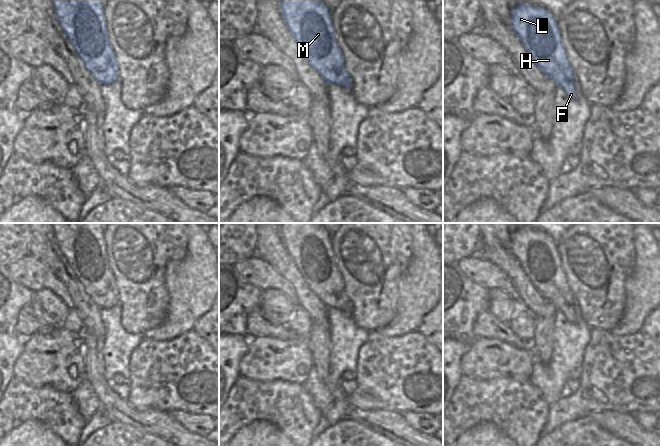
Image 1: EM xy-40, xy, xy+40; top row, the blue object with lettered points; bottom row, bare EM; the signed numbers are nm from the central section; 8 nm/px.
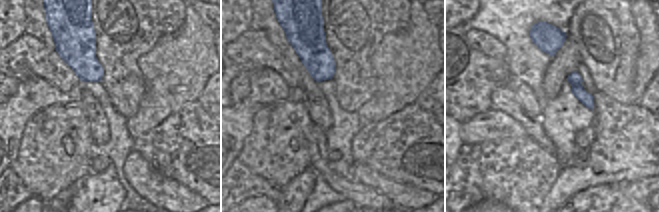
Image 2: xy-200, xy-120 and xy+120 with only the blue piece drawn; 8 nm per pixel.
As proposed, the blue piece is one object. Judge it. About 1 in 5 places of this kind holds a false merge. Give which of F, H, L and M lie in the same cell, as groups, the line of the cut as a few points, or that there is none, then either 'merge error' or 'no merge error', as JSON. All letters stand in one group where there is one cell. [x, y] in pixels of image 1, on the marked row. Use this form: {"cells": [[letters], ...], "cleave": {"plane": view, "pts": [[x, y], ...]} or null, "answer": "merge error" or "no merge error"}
{"cells": [["F", "H", "L", "M"]], "cleave": null, "answer": "no merge error"}

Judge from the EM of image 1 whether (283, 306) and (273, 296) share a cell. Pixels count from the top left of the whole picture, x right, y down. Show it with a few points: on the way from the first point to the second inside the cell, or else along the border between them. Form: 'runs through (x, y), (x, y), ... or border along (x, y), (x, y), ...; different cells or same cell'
runs through (281, 304), (275, 298); same cell

